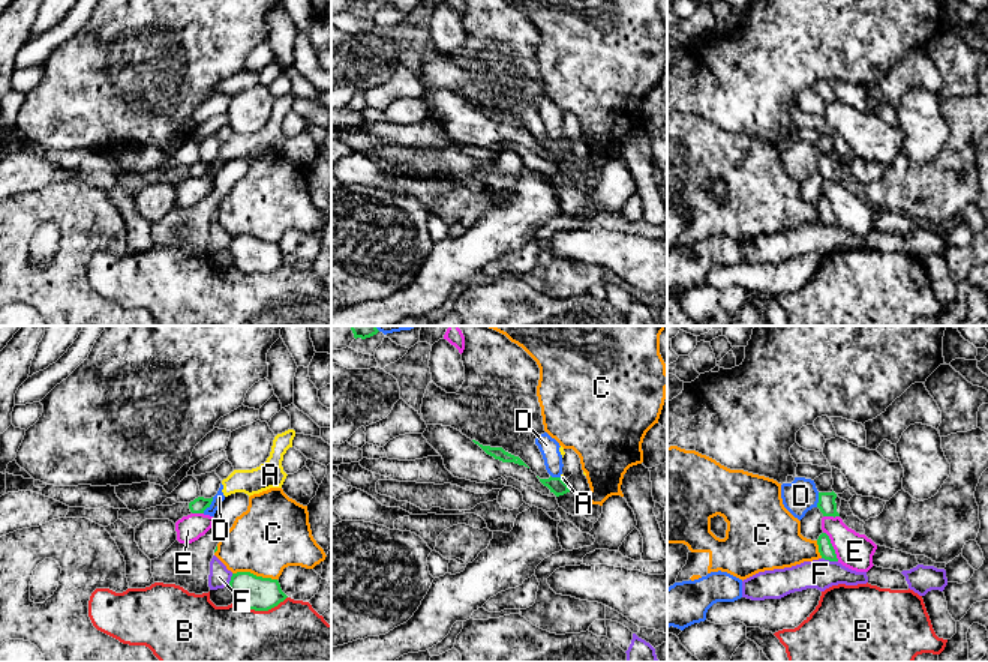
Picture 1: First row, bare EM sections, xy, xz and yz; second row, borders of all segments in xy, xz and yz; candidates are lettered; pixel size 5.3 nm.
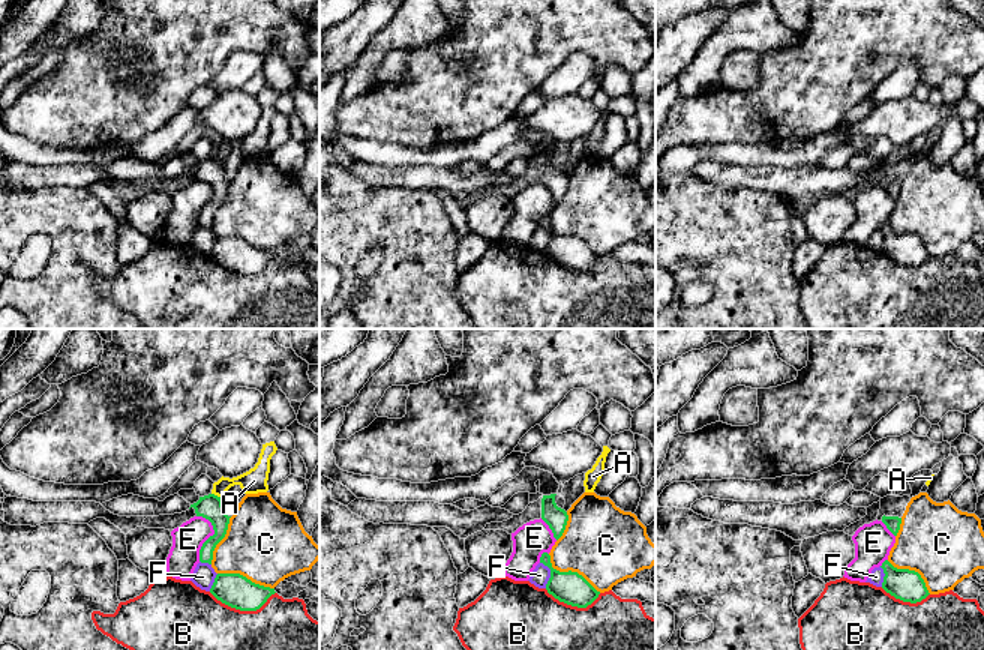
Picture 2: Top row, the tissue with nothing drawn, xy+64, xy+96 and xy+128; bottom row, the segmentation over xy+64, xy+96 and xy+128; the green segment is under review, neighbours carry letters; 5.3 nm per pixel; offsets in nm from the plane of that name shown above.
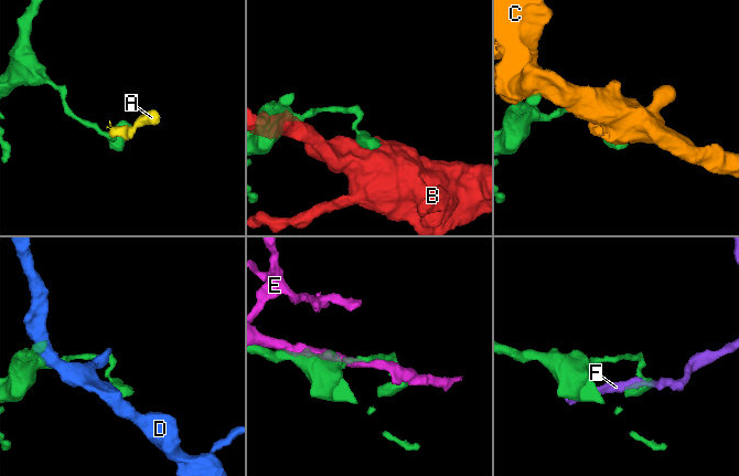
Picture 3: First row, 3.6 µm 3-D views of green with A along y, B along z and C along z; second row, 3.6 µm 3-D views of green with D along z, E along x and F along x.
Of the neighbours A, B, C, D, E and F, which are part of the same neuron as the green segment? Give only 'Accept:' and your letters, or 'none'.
Accept: none

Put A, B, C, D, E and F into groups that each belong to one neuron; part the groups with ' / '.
A D / B / C / E / F

